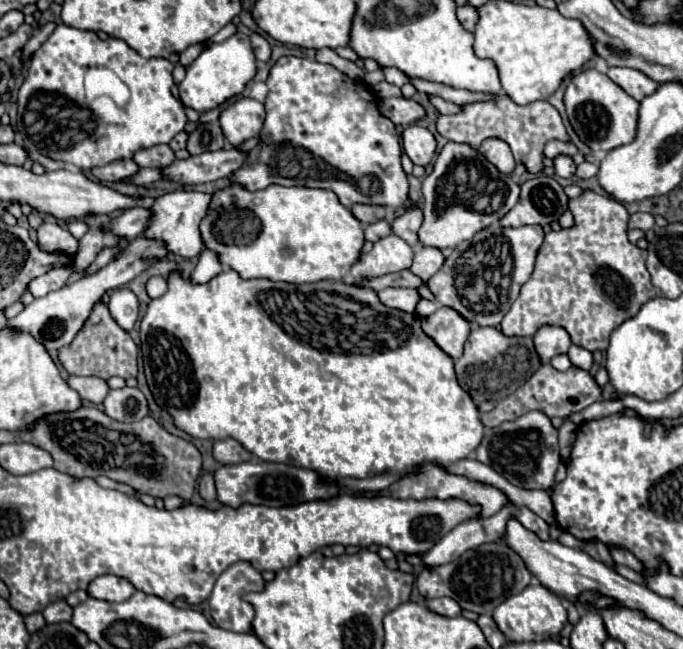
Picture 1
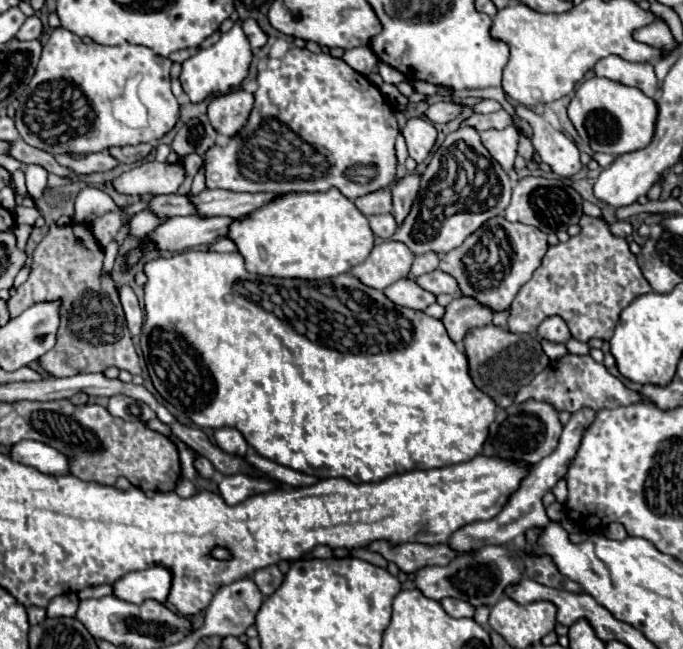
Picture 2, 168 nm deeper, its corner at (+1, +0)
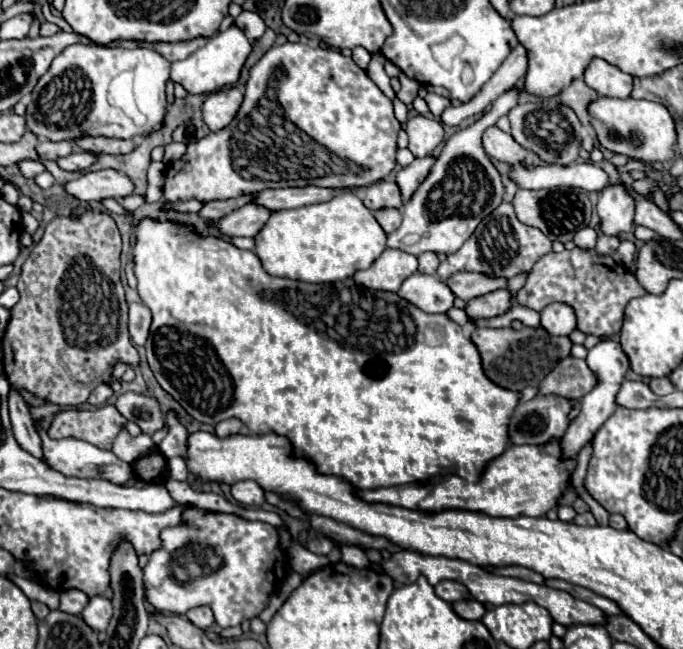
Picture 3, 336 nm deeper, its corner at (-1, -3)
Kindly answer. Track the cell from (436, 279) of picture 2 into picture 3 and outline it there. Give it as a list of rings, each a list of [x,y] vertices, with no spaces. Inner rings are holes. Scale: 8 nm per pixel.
[[[456,273],[454,277],[448,279],[448,285],[454,291],[454,295],[464,301],[502,289],[506,287],[506,283],[508,279],[492,279],[490,275],[480,275],[480,273]]]

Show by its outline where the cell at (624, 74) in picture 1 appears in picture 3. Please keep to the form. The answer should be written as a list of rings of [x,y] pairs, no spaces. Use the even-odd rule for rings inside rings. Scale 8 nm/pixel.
[[[592,59],[592,63],[584,69],[584,83],[594,89],[600,97],[630,97],[632,91],[632,75],[620,71],[618,67],[606,63],[604,59]]]

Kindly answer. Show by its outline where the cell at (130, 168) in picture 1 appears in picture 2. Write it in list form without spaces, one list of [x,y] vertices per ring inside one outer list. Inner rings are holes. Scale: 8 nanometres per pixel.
[[[98,152],[98,154],[88,154],[88,156],[73,157],[70,154],[60,154],[55,156],[56,162],[61,166],[72,168],[76,174],[94,174],[94,172],[106,172],[118,166],[118,160],[110,156],[108,152]]]

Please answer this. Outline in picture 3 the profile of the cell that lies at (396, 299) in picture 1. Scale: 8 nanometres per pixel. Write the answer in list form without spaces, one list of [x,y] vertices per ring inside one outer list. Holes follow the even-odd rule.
[[[418,271],[402,283],[398,295],[426,313],[446,313],[456,299],[450,287],[436,275],[422,275]]]

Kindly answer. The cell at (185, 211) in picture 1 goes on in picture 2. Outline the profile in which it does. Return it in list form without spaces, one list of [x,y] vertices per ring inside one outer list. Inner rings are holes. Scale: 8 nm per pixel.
[[[204,190],[200,194],[188,194],[188,200],[196,206],[198,216],[230,216],[242,218],[260,208],[262,204],[270,202],[276,194],[240,194],[228,190]]]

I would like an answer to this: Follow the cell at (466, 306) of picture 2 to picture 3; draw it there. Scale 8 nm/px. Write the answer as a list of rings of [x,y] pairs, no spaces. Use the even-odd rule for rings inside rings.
[[[498,289],[498,291],[492,291],[492,293],[480,295],[476,299],[470,299],[468,307],[466,307],[466,313],[472,319],[496,317],[496,315],[506,313],[514,303],[516,303],[516,299],[508,289]]]

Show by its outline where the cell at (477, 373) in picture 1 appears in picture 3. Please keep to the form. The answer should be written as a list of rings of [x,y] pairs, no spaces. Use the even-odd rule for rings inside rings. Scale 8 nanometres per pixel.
[[[476,327],[470,335],[474,345],[478,347],[482,355],[482,365],[490,381],[504,389],[522,391],[524,387],[536,387],[556,363],[570,355],[572,341],[570,337],[554,337],[544,331],[544,327],[524,327],[522,331],[514,331],[510,327],[506,329],[490,329],[490,327]]]

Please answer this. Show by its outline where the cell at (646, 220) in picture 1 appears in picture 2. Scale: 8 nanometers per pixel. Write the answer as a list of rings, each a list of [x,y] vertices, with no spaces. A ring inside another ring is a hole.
[[[614,222],[612,226],[610,226],[610,232],[614,234],[614,236],[620,236],[620,238],[626,238],[626,236],[630,236],[632,232],[634,232],[634,226],[630,224],[630,222]]]

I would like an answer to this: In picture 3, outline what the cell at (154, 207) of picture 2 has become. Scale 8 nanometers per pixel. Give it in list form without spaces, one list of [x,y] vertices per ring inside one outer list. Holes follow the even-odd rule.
[[[242,195],[242,197],[236,197],[236,199],[226,199],[226,201],[208,201],[200,215],[206,217],[206,219],[222,219],[224,215],[248,205],[254,201],[254,195]]]

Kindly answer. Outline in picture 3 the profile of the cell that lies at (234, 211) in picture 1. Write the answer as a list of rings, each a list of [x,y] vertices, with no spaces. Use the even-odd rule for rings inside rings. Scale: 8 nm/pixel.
[[[344,191],[326,203],[276,211],[268,219],[264,229],[256,235],[254,253],[260,257],[262,267],[272,277],[286,277],[306,283],[336,283],[352,277],[360,269],[368,269],[382,255],[384,249],[386,249],[386,233],[380,227],[380,223],[374,219],[372,211],[364,207],[364,203],[354,193]]]

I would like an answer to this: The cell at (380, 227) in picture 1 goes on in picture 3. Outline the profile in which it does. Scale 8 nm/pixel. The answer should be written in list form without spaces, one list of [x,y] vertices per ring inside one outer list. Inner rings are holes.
[[[380,209],[374,213],[374,217],[386,233],[392,233],[402,223],[402,215],[398,209]]]

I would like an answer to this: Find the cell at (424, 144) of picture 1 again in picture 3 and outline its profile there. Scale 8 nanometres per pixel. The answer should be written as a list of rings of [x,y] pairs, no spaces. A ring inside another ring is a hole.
[[[416,115],[408,119],[406,133],[410,137],[408,149],[414,157],[426,157],[434,151],[434,147],[444,139],[444,129],[438,119],[428,119],[422,115]]]

